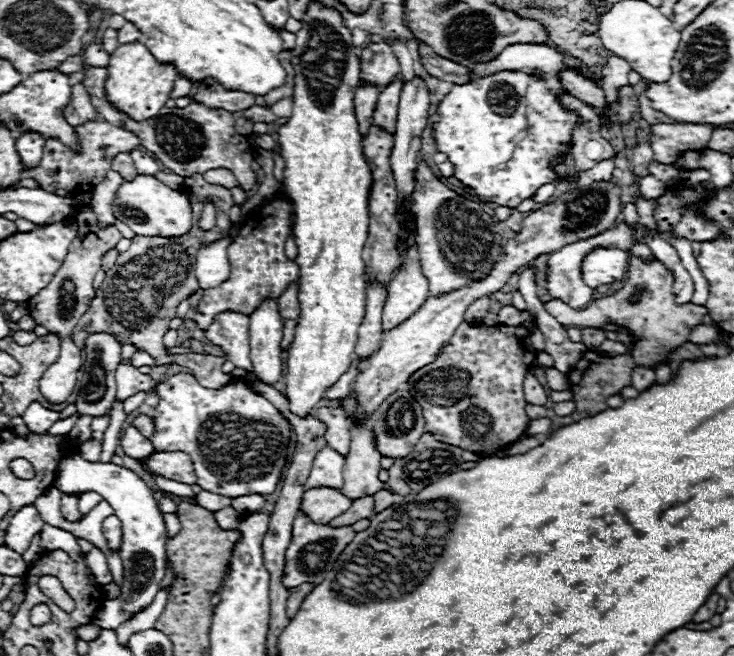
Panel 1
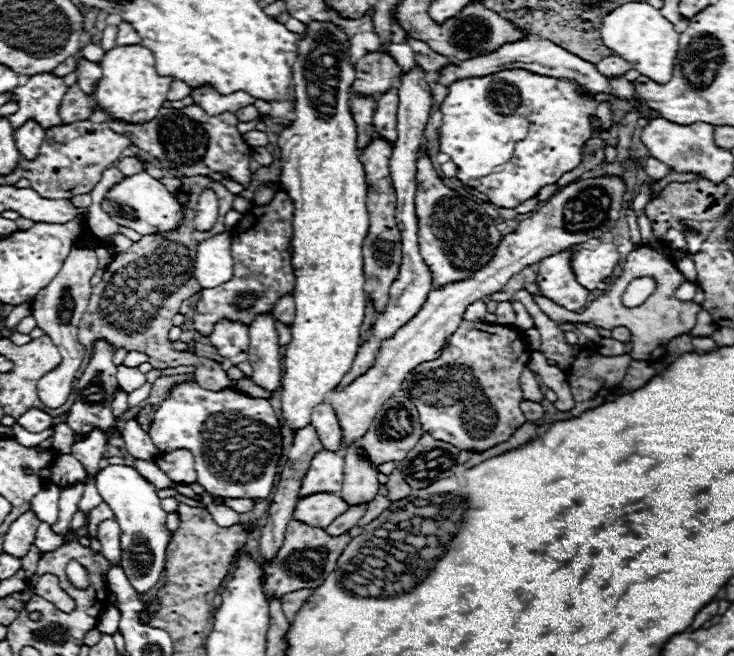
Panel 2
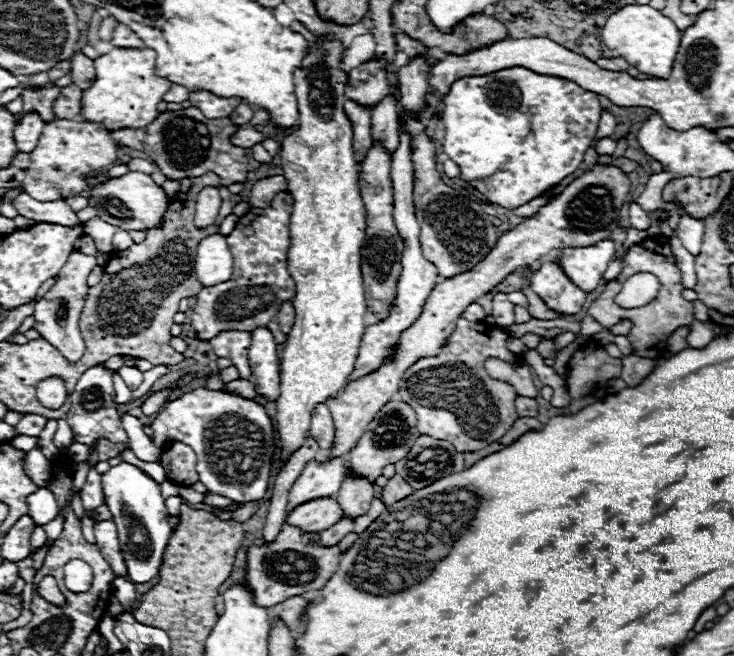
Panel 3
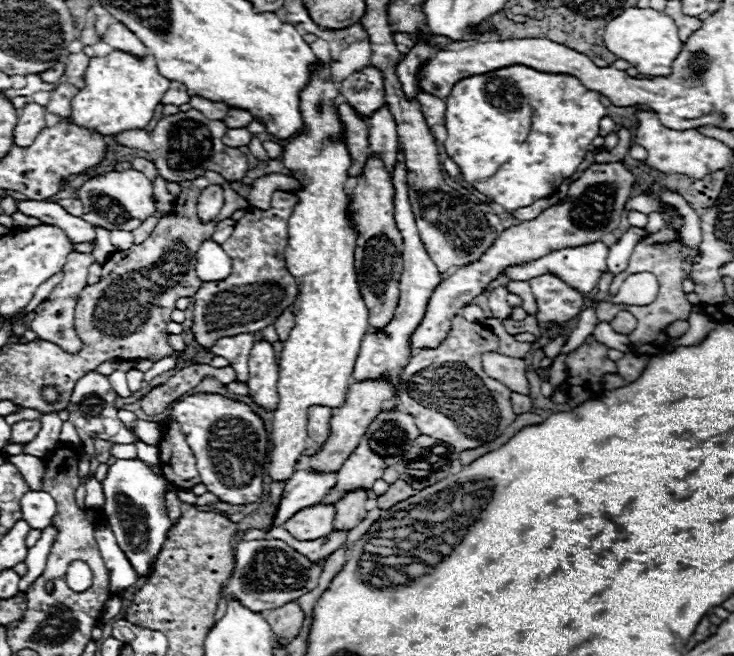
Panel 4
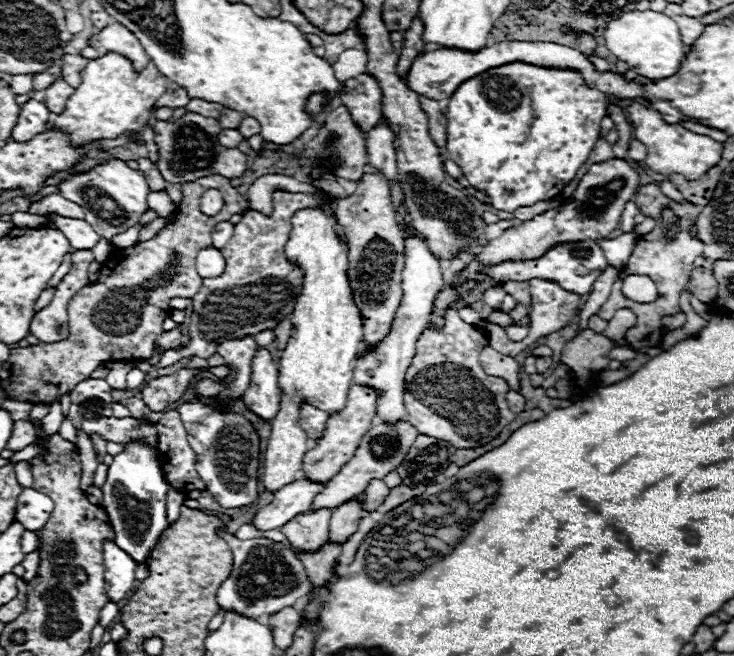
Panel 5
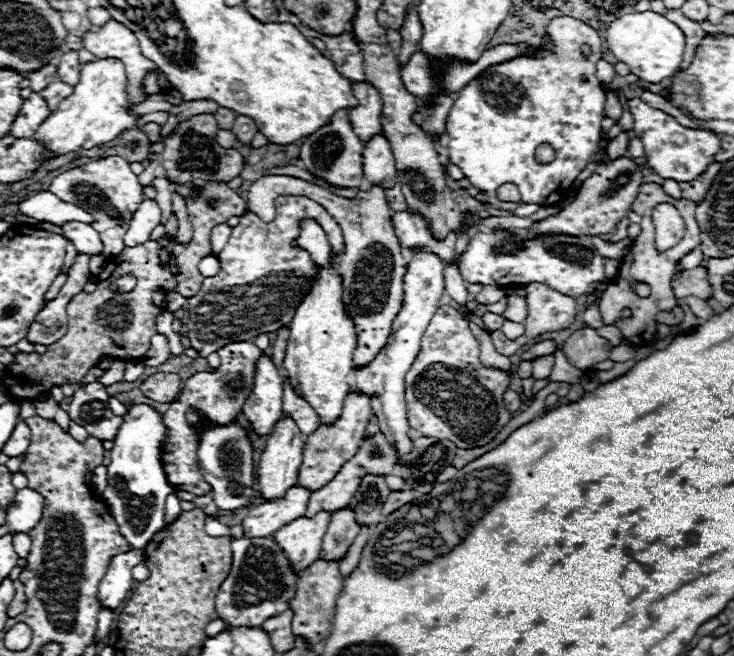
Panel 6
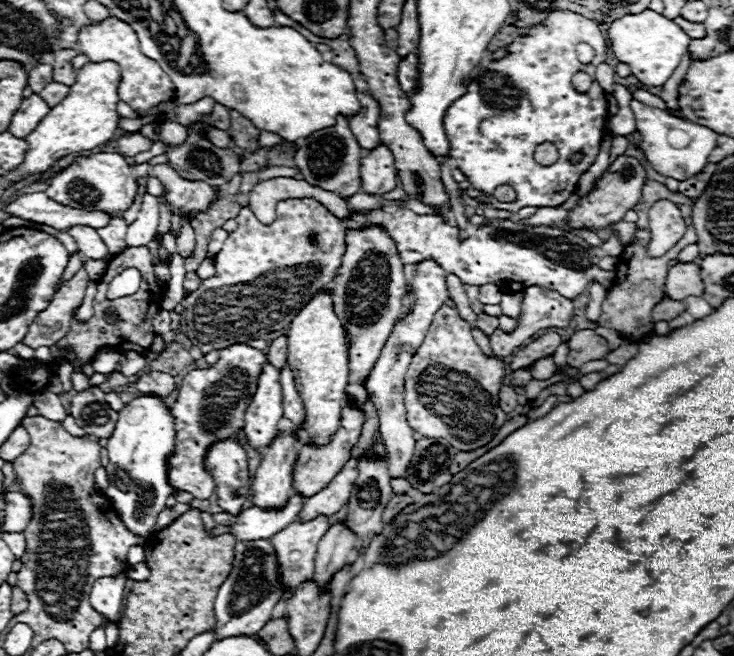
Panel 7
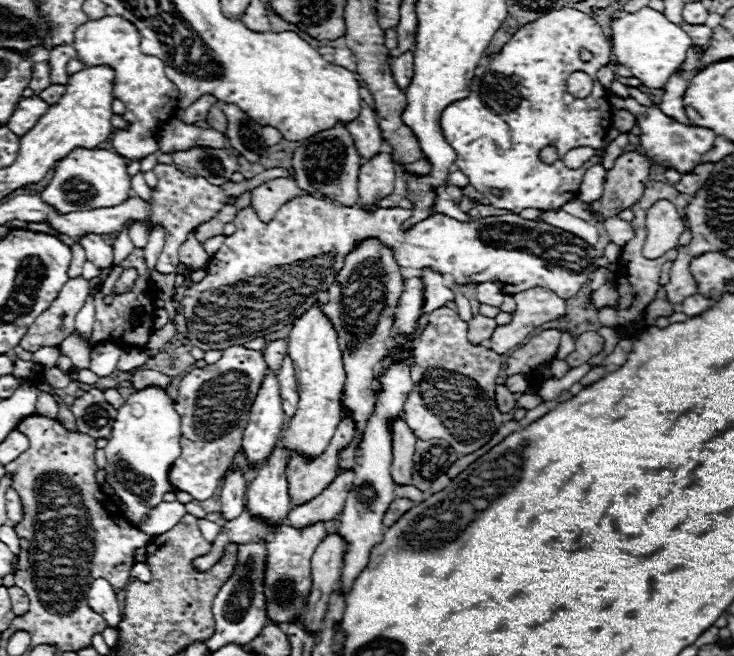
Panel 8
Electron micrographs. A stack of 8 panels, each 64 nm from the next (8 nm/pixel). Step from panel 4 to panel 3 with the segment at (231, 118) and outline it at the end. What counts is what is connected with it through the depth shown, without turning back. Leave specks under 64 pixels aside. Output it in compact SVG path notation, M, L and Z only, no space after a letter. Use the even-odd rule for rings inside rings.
M240 104L240 106L230 114L230 118L234 120L234 124L244 126L244 124L252 118L252 114L254 114L254 110L252 110L252 106L250 106L250 104Z

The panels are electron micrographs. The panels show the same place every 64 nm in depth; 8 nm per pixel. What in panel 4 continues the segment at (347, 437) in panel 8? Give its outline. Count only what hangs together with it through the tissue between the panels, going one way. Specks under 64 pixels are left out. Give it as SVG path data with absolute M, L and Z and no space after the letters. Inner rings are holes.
M386 378L380 380L364 380L364 382L354 382L348 386L348 394L344 400L344 406L332 408L332 418L330 418L330 426L332 426L332 434L328 438L328 442L322 446L322 452L308 458L308 466L312 470L318 472L332 472L332 470L340 470L342 462L352 454L352 450L358 446L360 438L364 436L364 432L368 430L368 426L372 424L372 420L378 416L378 412L382 410L382 404L392 400L392 382Z

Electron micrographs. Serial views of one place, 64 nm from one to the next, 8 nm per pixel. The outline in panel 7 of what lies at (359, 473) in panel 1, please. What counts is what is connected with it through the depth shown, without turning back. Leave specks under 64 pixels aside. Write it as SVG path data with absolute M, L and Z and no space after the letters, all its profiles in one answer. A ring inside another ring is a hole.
M346 522L332 524L324 538L320 540L318 554L314 560L314 578L320 584L326 584L336 570L340 570L344 564L348 564L354 558L356 550L356 534L346 526Z

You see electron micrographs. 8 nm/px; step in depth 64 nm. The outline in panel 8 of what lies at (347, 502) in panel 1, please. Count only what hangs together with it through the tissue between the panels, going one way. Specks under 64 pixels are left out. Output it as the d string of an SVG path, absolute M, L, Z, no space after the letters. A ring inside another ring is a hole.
M316 522L312 526L306 526L304 530L298 530L294 526L282 526L274 540L270 540L268 546L268 568L266 568L266 594L268 594L268 618L278 624L290 622L296 614L302 612L302 600L310 594L312 586L312 574L310 574L310 558L316 550L316 546L326 536L324 522Z

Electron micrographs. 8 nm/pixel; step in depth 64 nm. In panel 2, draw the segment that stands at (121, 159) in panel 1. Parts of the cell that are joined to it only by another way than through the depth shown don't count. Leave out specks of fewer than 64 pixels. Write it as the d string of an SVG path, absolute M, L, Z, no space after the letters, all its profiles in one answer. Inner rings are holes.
M126 156L126 158L118 160L118 162L116 162L116 168L118 168L124 176L132 176L132 174L144 170L144 166L142 166L136 158L132 158L132 156Z

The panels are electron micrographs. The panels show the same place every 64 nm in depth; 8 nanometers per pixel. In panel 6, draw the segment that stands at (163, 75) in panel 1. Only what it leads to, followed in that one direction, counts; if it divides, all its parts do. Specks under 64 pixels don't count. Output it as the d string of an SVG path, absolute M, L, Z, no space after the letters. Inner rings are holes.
M116 58L106 60L94 60L82 64L80 70L80 82L74 86L72 96L68 96L64 102L60 102L58 110L52 112L46 122L40 126L40 130L34 134L34 138L44 140L50 150L60 156L74 150L86 150L104 142L114 140L122 130L132 130L138 124L140 116L130 116L128 108L128 94L126 94L126 68ZM146 74L146 78L144 78L142 86L144 86L144 90L146 90L146 94L148 94L148 96L156 96L156 94L160 94L160 92L162 92L162 90L160 90L160 84L158 84L158 76L156 76L156 74Z

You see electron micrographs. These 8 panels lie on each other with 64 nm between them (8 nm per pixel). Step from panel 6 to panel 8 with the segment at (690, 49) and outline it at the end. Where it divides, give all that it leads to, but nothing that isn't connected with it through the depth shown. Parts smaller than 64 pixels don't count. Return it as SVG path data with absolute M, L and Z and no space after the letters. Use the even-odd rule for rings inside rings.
M680 22L680 28L684 30L693 40L693 44L697 47L705 47L712 36L712 30L704 24L688 24L688 22ZM680 72L672 74L672 78L664 86L664 96L662 96L662 102L660 102L660 110L664 114L676 118L678 122L690 124L690 120L686 118L686 112L684 112L684 104L682 104L686 88L688 88L688 78Z

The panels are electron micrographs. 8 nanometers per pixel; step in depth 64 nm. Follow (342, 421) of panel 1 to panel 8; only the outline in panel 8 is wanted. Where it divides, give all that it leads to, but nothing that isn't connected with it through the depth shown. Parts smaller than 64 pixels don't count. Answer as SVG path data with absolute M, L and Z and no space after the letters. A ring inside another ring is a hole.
M284 358L282 368L276 372L278 384L280 384L280 396L282 396L282 408L286 416L294 416L298 410L298 390L296 390L296 378L294 378L294 366L290 358Z

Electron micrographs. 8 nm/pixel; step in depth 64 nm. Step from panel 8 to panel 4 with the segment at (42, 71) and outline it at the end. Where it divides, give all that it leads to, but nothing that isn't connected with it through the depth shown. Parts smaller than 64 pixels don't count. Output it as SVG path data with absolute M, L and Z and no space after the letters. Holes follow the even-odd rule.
M58 62L54 68L50 68L50 70L42 72L42 74L40 74L40 78L42 78L44 82L58 82L58 80L62 80L64 70L66 70L66 66L64 66L62 62Z

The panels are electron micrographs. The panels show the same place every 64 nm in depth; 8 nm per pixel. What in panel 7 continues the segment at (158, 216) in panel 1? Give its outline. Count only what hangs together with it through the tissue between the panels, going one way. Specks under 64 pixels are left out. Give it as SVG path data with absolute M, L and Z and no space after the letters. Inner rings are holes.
M94 154L88 158L78 158L74 164L66 166L60 174L56 174L46 188L46 194L54 198L60 204L72 206L72 208L82 208L82 210L100 210L110 216L110 224L106 226L106 240L104 244L108 246L110 254L118 254L124 248L124 234L126 234L126 220L124 212L134 204L138 196L138 186L136 186L136 176L132 174L132 166L126 162L124 156L120 154Z

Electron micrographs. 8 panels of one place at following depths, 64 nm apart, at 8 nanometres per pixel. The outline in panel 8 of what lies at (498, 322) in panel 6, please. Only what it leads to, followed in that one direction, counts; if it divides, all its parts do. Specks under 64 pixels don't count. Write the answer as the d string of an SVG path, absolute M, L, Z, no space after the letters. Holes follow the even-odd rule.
M474 316L468 322L468 340L472 344L482 344L484 340L488 340L492 336L496 328L496 320L494 318L486 318L486 316Z

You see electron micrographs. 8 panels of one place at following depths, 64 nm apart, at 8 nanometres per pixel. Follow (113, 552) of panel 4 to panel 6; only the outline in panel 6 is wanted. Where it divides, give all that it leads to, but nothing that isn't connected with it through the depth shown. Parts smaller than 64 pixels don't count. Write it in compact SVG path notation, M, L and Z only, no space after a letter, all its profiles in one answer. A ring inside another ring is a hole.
M124 552L116 554L112 560L112 566L108 566L108 574L100 580L98 586L98 598L104 604L104 608L116 610L124 600L126 594L132 590L134 578L132 578L132 568L144 560L142 552Z

